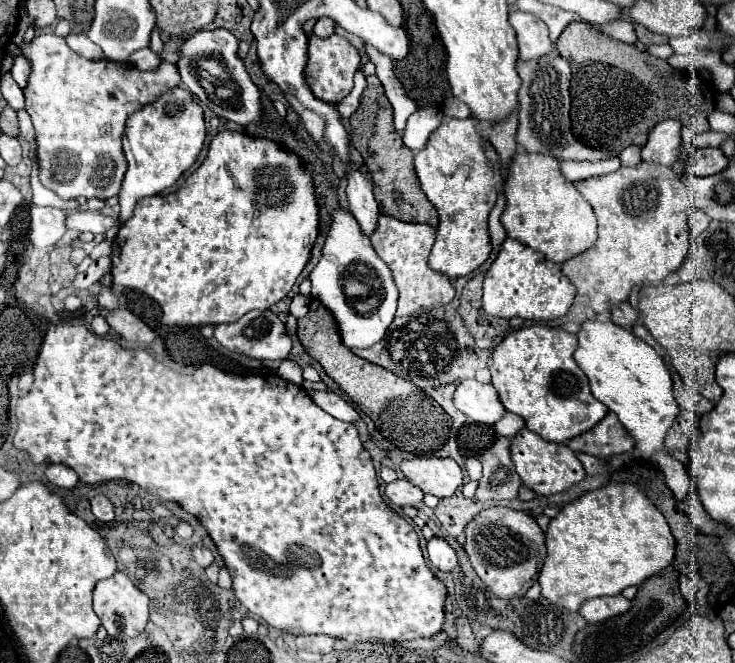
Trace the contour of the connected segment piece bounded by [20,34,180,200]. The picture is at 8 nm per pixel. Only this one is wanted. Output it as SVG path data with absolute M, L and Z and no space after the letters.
M40 34L32 42L22 42L20 48L24 56L32 62L32 72L24 90L24 110L30 114L36 132L40 182L56 192L62 200L78 200L80 196L86 200L108 200L116 196L128 166L122 152L122 134L126 120L136 110L144 108L144 104L152 104L154 100L158 100L158 96L176 88L180 84L178 68L170 62L162 62L156 70L138 70L132 64L112 60L86 60L68 48L66 38L56 34Z

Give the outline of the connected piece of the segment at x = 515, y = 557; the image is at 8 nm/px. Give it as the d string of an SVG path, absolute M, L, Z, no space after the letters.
M502 506L488 508L472 518L472 522L466 526L464 550L480 580L486 582L486 586L498 598L524 596L526 590L536 582L546 556L544 532L536 520L526 512Z

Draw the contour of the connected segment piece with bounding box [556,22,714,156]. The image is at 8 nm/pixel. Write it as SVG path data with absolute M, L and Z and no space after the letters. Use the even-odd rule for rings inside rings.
M574 22L564 28L558 42L558 52L568 58L572 68L572 128L580 142L598 148L610 148L614 156L626 146L644 146L650 130L666 120L676 118L694 134L708 132L708 112L714 108L714 92L692 78L674 70L666 60L658 60L636 46L614 40L602 34L596 26ZM646 58L654 58L650 64Z

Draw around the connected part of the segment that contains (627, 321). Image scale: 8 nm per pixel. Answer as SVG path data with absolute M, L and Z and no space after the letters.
M624 300L612 308L612 322L614 324L618 324L622 328L632 328L636 320L638 320L638 312L630 306L628 300Z

